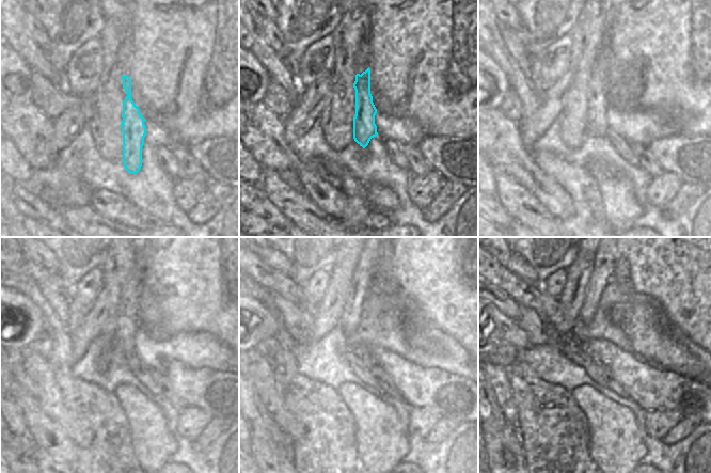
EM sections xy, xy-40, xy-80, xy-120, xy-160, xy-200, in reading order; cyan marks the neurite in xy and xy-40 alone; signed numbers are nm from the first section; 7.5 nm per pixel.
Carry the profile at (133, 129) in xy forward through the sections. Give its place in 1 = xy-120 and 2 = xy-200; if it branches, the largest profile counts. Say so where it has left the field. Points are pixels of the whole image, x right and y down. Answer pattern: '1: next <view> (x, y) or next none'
1: next xy-120 (120, 328)
2: next xy-200 (604, 258)

